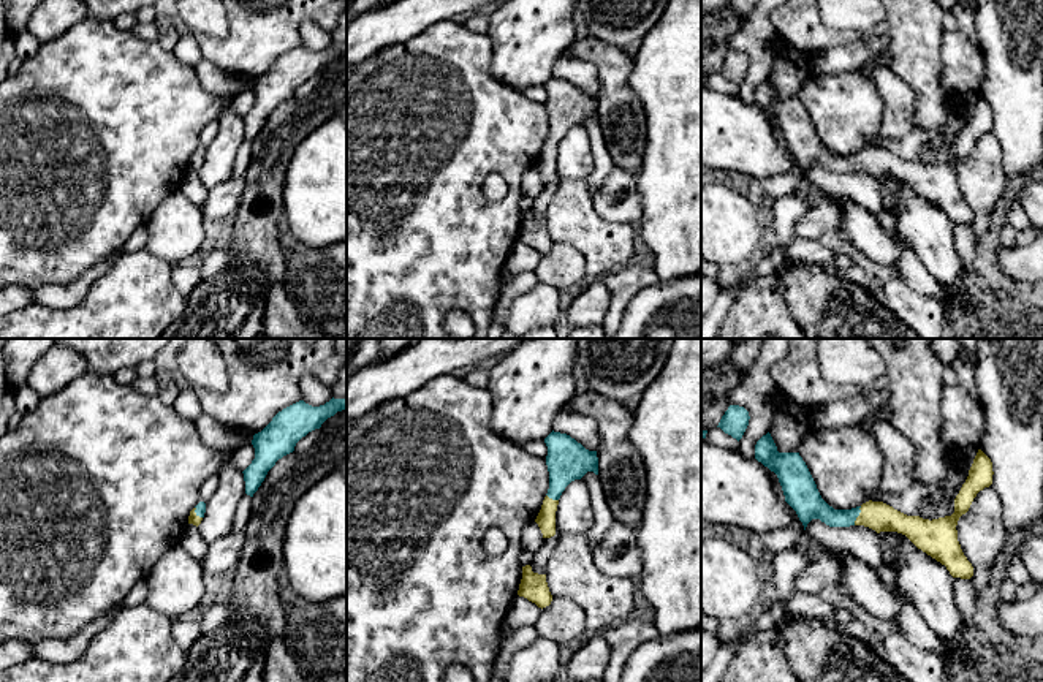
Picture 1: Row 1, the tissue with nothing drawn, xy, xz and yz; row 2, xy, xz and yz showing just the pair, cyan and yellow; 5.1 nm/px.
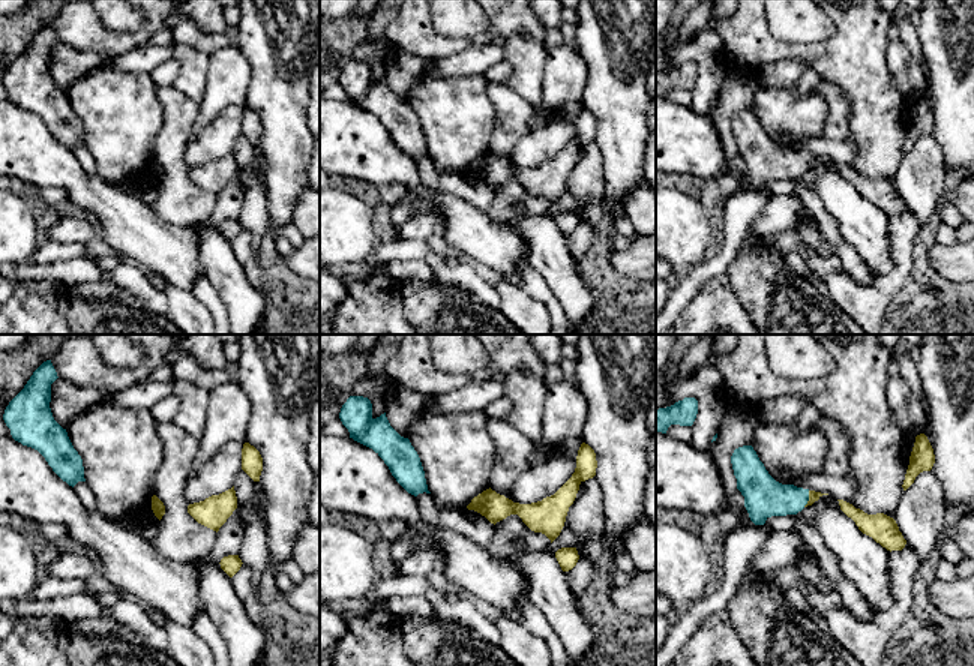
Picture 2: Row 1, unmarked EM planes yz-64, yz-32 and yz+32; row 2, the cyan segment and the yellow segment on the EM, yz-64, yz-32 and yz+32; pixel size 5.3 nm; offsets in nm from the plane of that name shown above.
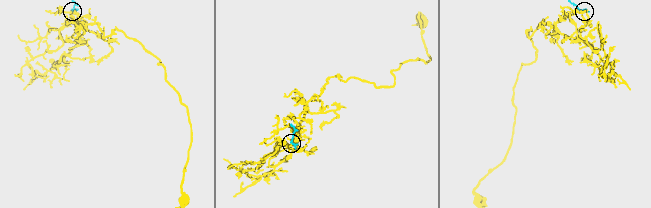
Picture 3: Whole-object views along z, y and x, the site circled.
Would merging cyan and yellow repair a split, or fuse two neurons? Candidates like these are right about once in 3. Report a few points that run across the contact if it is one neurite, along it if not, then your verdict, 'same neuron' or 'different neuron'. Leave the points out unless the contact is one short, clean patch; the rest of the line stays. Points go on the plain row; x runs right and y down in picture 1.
line yz (809, 151), (830, 162), (857, 162), (879, 162); same neuron

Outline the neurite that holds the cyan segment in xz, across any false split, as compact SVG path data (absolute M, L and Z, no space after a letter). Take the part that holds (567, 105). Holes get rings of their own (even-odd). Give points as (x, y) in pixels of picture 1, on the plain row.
M552 76L544 89L548 92L549 135L535 168L543 184L551 184L556 180L556 157L562 138L571 127L581 125L587 117L598 120L598 103L597 97L586 95L567 79Z

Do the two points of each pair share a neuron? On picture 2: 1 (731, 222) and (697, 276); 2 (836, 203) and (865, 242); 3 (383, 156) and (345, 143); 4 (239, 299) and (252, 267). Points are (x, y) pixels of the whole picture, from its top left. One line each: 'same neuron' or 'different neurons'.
1: same neuron
2: same neuron
3: same neuron
4: different neurons

